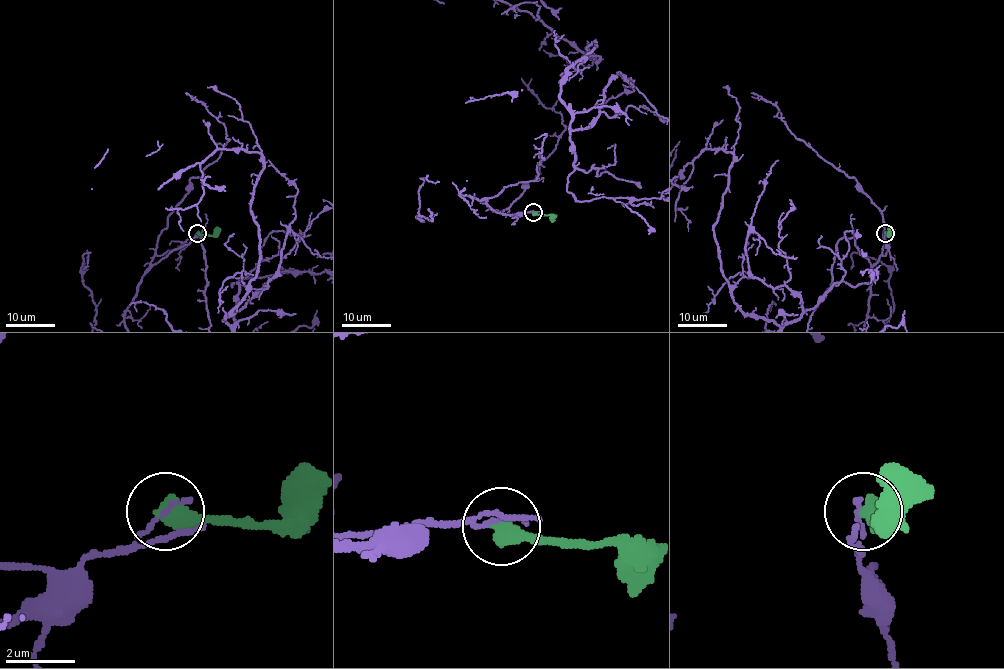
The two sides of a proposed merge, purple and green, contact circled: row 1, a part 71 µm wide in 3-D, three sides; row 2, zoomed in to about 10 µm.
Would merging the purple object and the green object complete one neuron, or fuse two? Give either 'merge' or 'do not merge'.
do not merge

